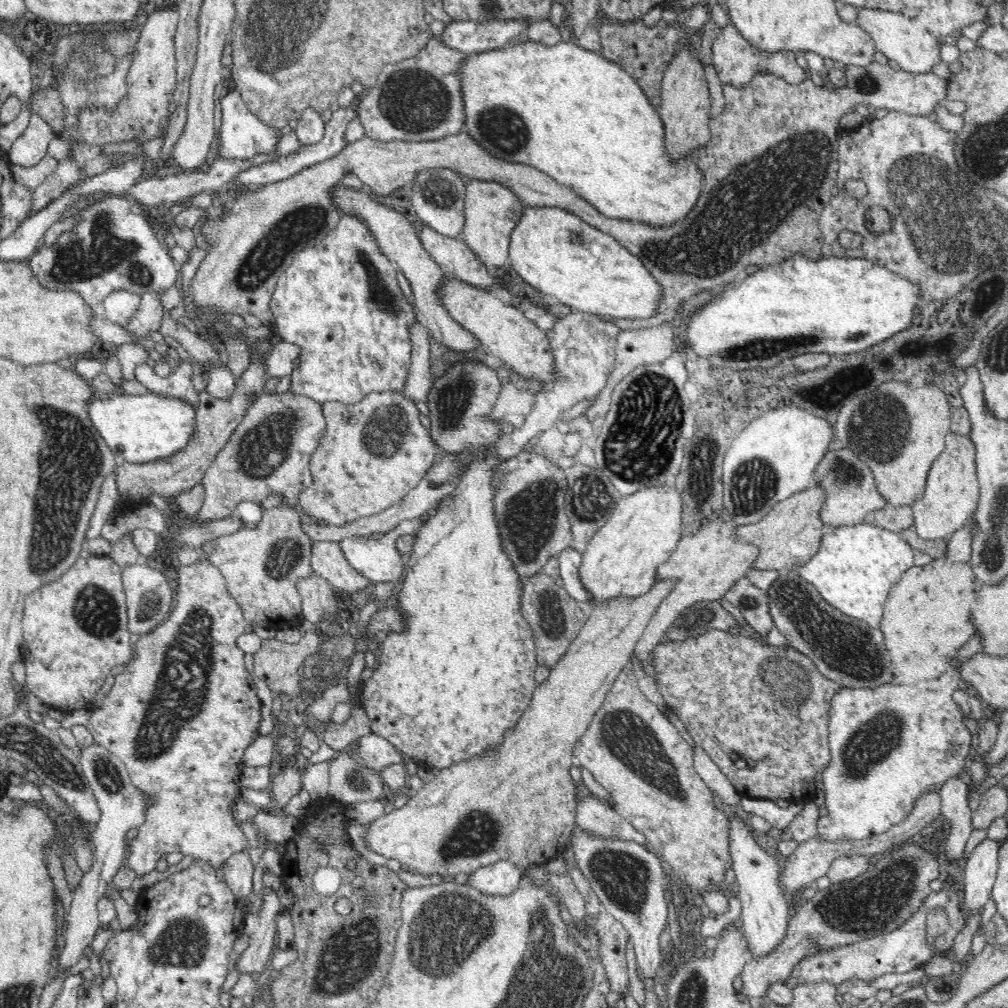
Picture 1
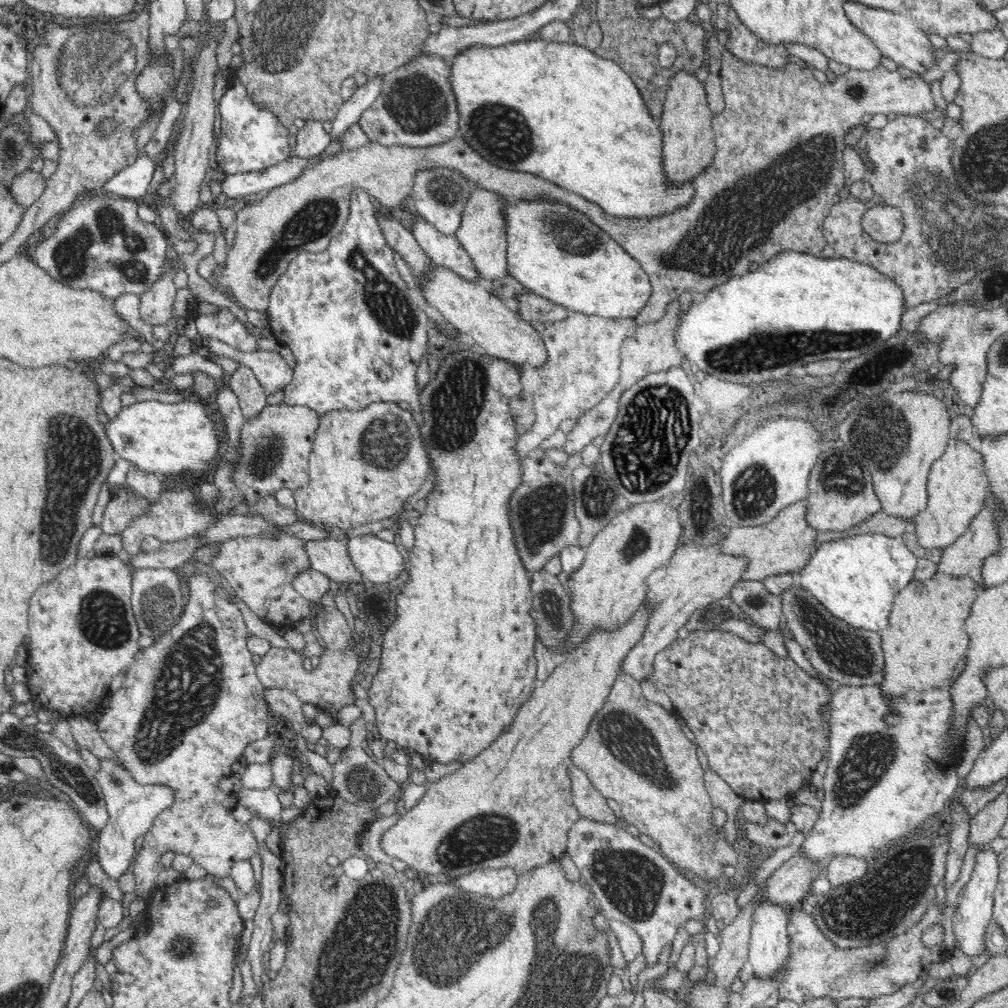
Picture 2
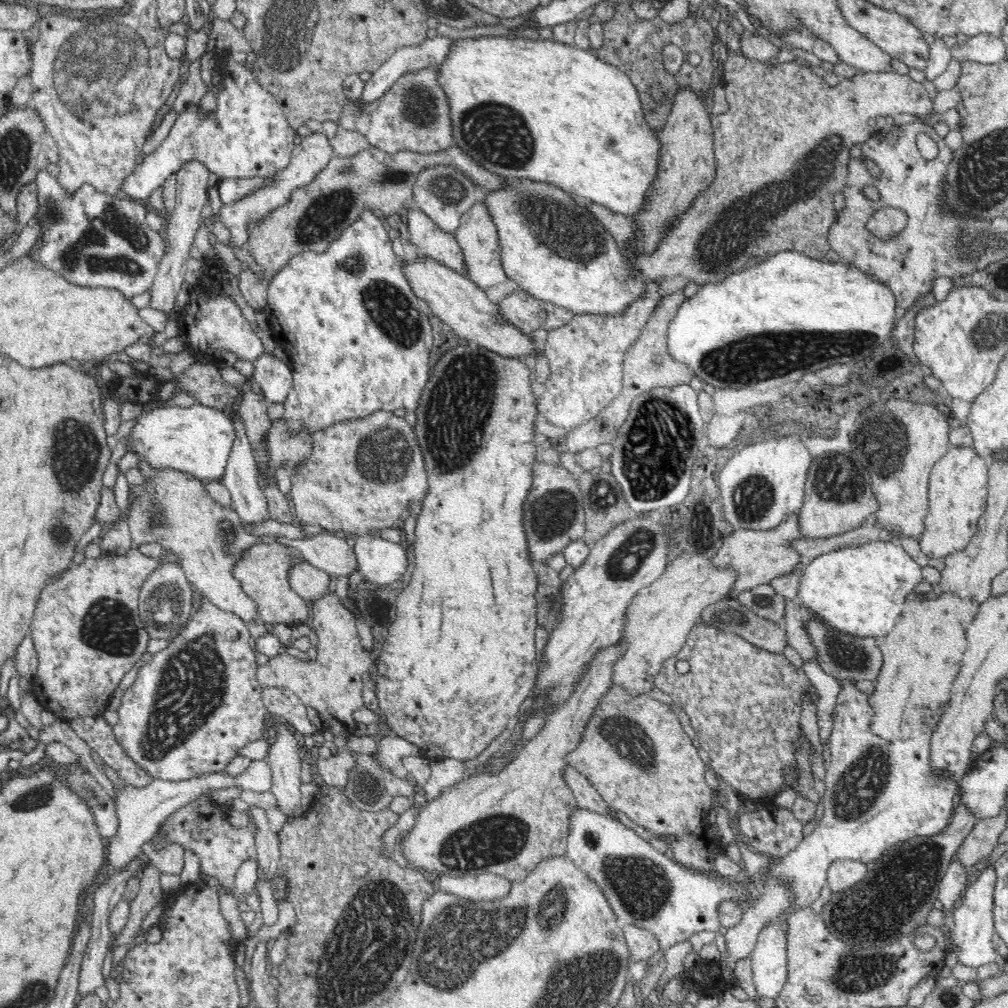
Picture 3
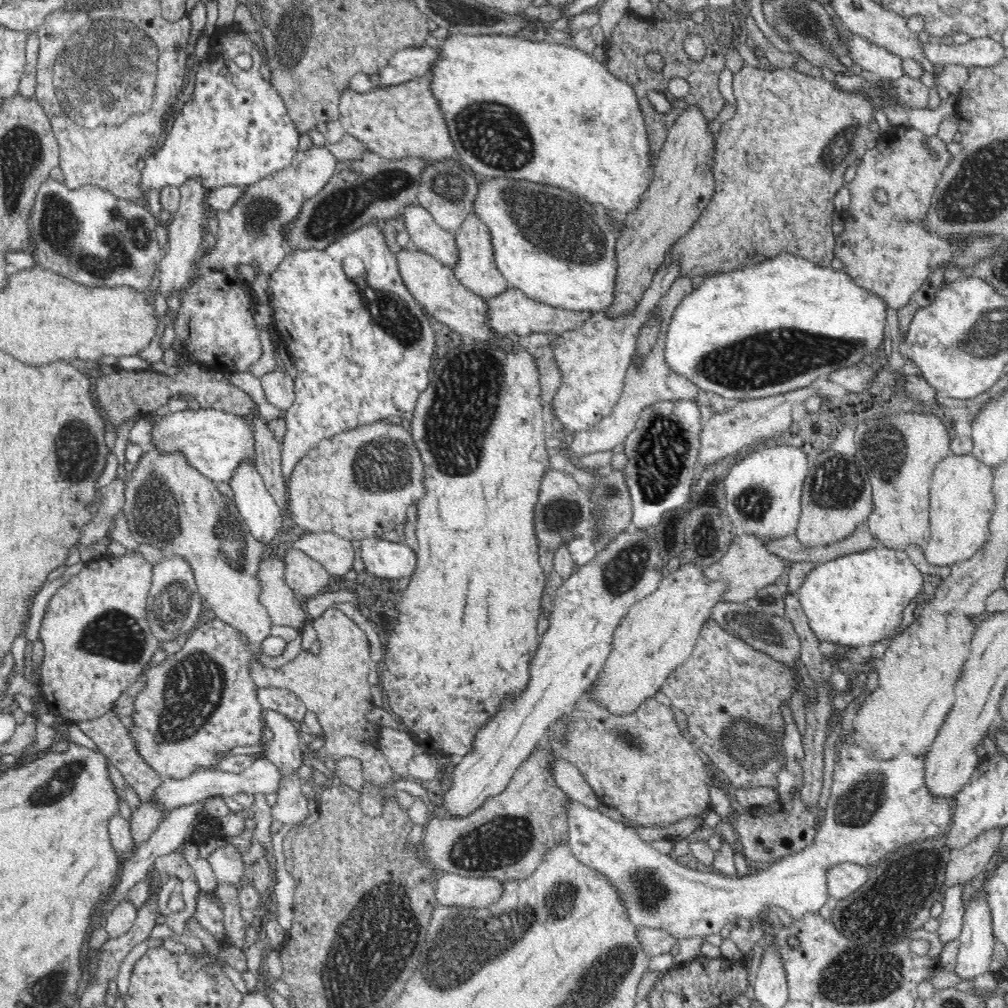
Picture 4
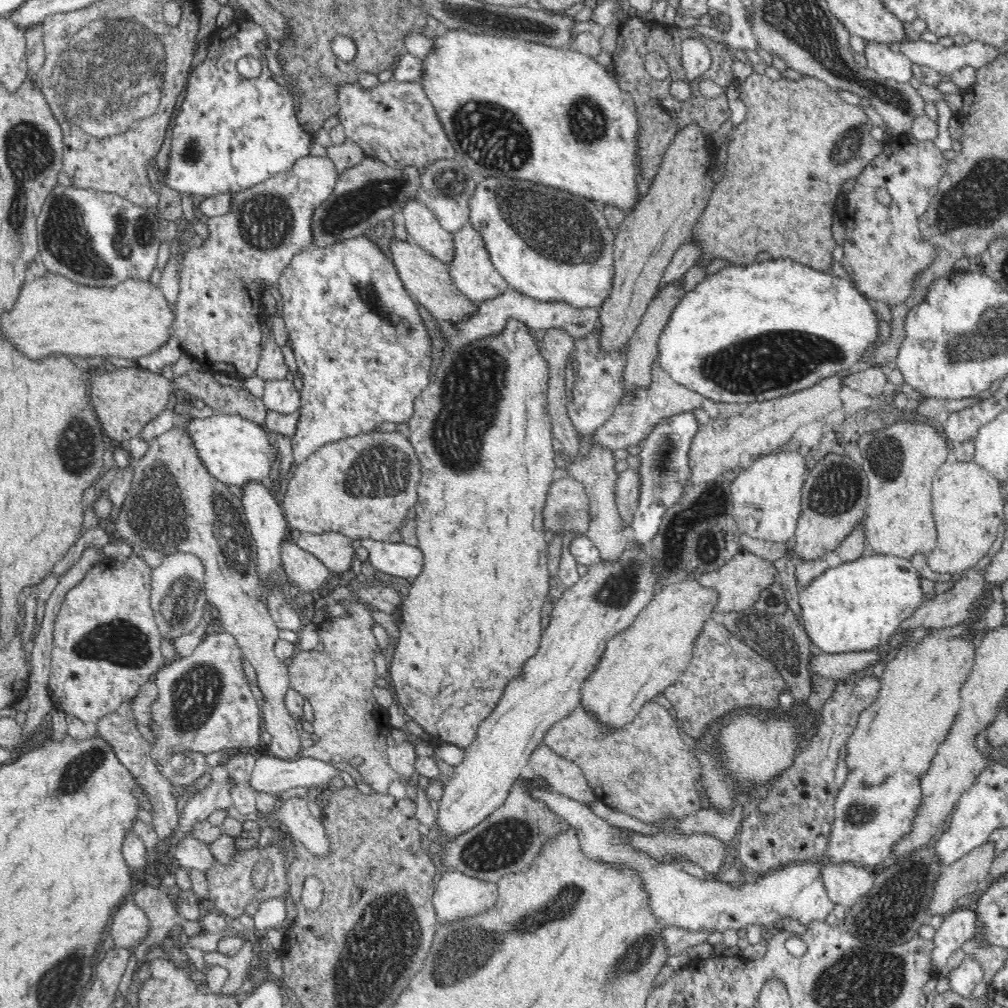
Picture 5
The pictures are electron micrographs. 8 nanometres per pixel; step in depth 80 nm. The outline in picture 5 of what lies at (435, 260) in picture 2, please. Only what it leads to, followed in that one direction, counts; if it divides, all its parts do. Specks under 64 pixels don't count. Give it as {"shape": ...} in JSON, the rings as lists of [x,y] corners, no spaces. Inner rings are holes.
{"shape":[[[408,199],[401,211],[410,240],[448,264],[455,251],[453,233],[440,225],[434,213],[420,199]]]}

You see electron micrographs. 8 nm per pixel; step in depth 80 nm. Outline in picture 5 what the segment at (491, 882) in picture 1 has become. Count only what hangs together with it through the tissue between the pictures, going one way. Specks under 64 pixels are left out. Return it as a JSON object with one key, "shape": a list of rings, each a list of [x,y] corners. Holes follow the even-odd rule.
{"shape":[[[449,870],[438,880],[431,902],[438,924],[454,924],[462,918],[486,912],[497,901],[498,895],[496,883]]]}

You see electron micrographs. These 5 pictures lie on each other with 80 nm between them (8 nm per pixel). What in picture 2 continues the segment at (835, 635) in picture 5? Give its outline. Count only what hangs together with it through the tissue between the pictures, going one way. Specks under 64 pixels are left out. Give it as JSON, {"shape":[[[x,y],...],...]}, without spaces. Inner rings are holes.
{"shape":[[[866,533],[822,542],[822,546],[816,548],[804,568],[798,571],[799,585],[836,618],[847,622],[854,628],[881,633],[888,627],[888,616],[892,611],[896,594],[904,590],[908,582],[914,578],[916,564],[918,564],[914,554],[902,542],[902,537],[894,538],[878,533]]]}

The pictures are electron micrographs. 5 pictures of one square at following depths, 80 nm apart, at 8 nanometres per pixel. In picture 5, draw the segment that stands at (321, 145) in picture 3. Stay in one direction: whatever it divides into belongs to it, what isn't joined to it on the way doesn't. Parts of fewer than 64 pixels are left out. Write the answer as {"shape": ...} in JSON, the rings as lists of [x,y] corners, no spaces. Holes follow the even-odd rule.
{"shape":[[[308,154],[296,160],[288,171],[234,193],[226,214],[203,219],[210,235],[202,246],[192,247],[183,256],[178,272],[179,293],[172,328],[182,350],[198,363],[198,367],[210,374],[228,372],[247,379],[256,374],[263,350],[261,321],[265,310],[262,296],[269,290],[268,286],[278,287],[278,278],[296,254],[315,248],[312,246],[312,214],[331,196],[337,176],[337,168],[330,157]]]}

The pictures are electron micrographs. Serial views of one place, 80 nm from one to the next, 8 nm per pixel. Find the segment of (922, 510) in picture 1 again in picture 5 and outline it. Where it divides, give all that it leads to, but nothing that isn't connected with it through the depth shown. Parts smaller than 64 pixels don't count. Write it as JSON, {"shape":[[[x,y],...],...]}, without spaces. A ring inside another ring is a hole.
{"shape":[[[951,458],[932,478],[932,516],[936,523],[936,550],[928,556],[934,572],[956,574],[974,568],[992,548],[1004,518],[1004,499],[997,478],[975,460],[958,462]]]}

